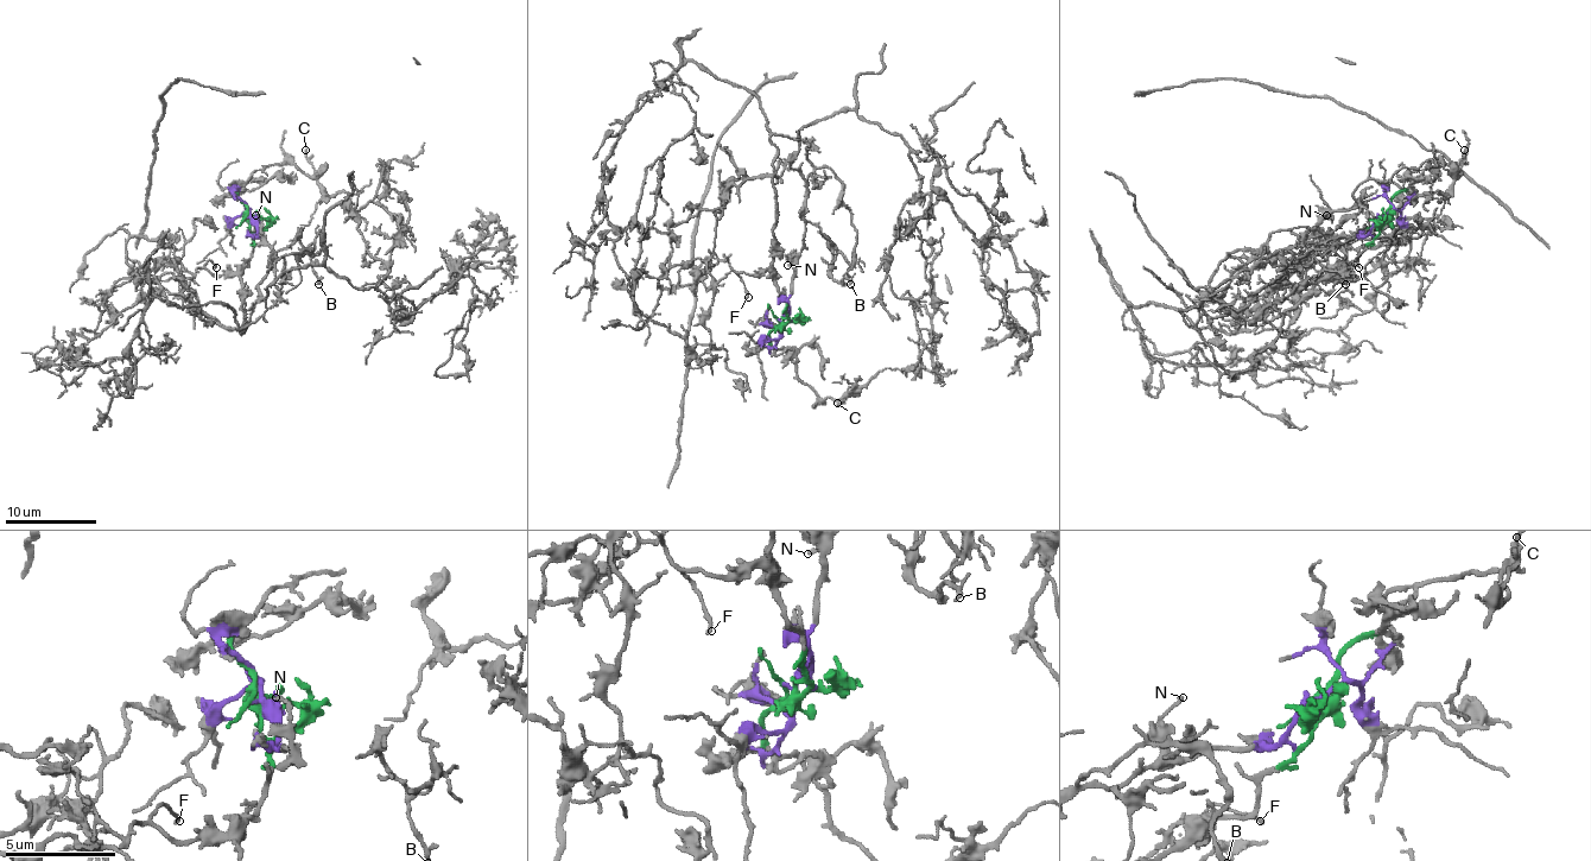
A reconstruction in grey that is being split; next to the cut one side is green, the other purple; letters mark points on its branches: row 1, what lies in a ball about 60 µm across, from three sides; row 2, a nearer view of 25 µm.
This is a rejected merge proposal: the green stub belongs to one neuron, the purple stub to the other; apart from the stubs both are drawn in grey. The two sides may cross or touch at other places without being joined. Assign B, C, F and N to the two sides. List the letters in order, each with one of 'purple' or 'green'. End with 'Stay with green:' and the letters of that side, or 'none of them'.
B: purple
C: green
F: green
N: purple
Stay with green: C, F

